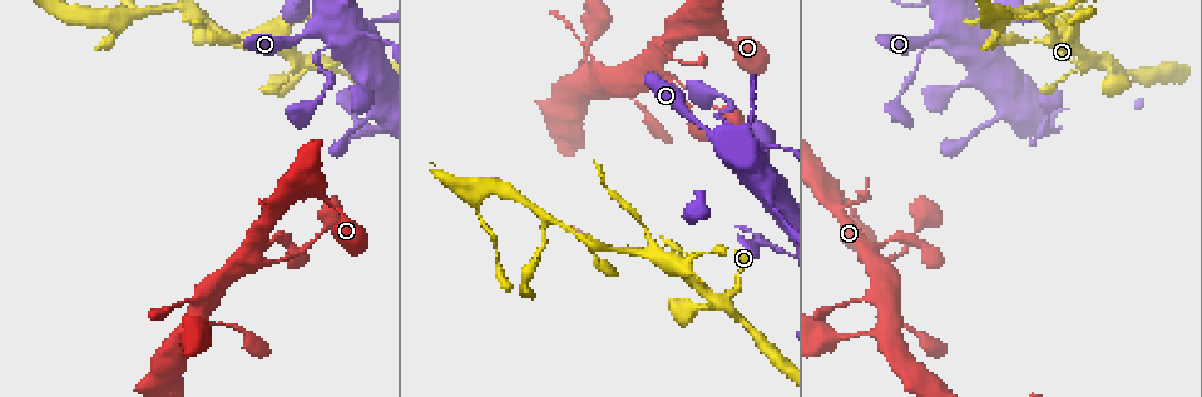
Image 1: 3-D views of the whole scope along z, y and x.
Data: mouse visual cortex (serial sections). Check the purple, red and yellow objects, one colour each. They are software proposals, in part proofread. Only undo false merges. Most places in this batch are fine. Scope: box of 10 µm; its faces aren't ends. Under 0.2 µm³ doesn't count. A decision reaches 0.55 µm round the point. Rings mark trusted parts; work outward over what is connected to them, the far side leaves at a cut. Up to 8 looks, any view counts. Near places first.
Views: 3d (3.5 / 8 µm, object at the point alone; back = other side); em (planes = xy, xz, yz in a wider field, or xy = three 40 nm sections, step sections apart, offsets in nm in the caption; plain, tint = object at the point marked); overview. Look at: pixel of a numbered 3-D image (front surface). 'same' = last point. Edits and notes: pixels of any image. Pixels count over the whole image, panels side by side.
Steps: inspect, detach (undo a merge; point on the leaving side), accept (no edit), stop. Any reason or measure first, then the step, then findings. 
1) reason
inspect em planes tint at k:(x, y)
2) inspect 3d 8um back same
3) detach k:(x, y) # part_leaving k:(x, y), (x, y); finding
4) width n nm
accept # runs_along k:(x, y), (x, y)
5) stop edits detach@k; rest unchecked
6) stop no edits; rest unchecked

sharp bend
inspect 3d 8um at 1:(870, 256)

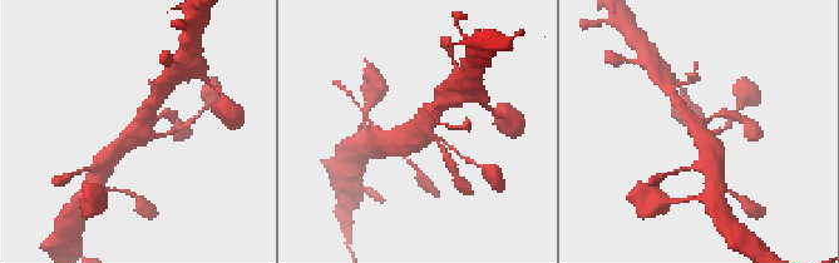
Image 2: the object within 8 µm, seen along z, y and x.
inspect 3d 3.5um same

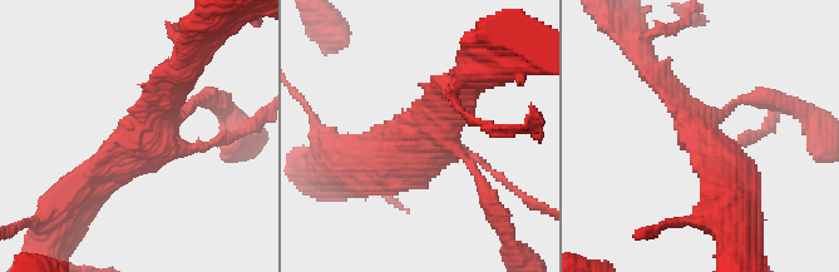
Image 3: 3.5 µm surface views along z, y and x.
shape alone is not enough
inspect em xy step 1 tint at 3:(427, 134)

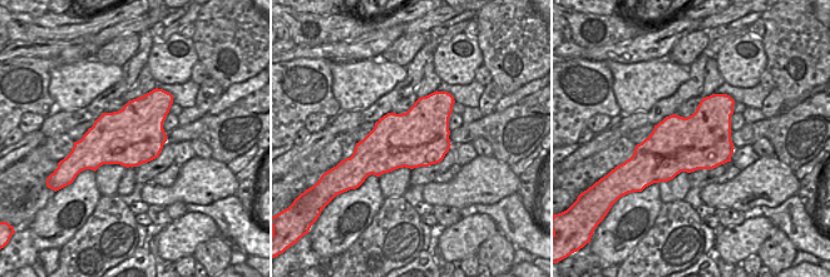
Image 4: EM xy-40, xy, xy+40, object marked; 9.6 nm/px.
width 550 nm
accept # runs_along 3:(174, 74), (148, 132), (87, 189); continuous, no second cell

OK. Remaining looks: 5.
calibre changes
inspect 3d 3.5um at 1:(762, 178)

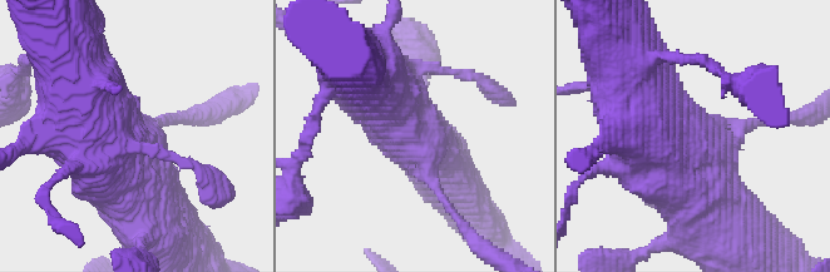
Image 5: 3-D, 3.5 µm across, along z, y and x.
shape alone is not enough
inspect em xy step 1 tint at 5:(409, 132)

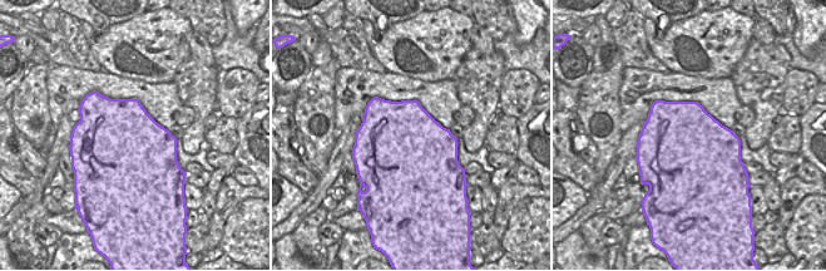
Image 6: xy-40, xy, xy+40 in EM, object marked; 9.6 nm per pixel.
accept # runs_along 5:(57, 133), (80, 133), (153, 228); one cell here

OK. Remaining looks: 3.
branch point
inspect 3d 3.5um at 1:(722, 303)

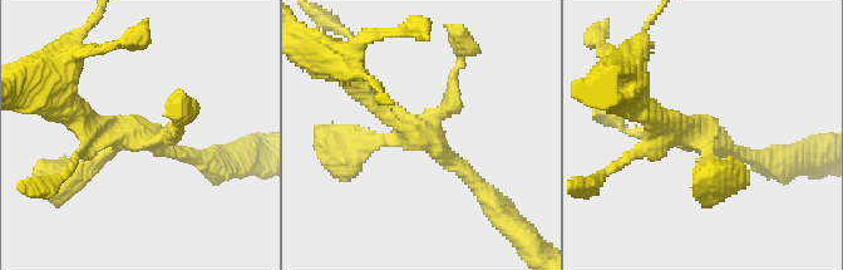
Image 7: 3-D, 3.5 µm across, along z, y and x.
inspect em xy step 3 tint at 7:(144, 140)

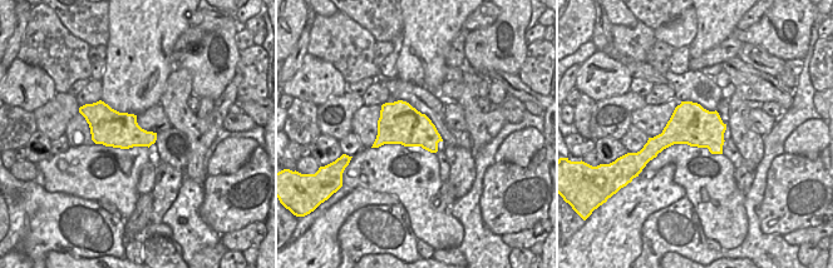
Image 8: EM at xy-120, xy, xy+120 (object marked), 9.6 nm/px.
accept # runs_along 7:(459, 62), (452, 103), (420, 132), (359, 87); one cell here

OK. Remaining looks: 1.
stop no edits; rest unchecked

